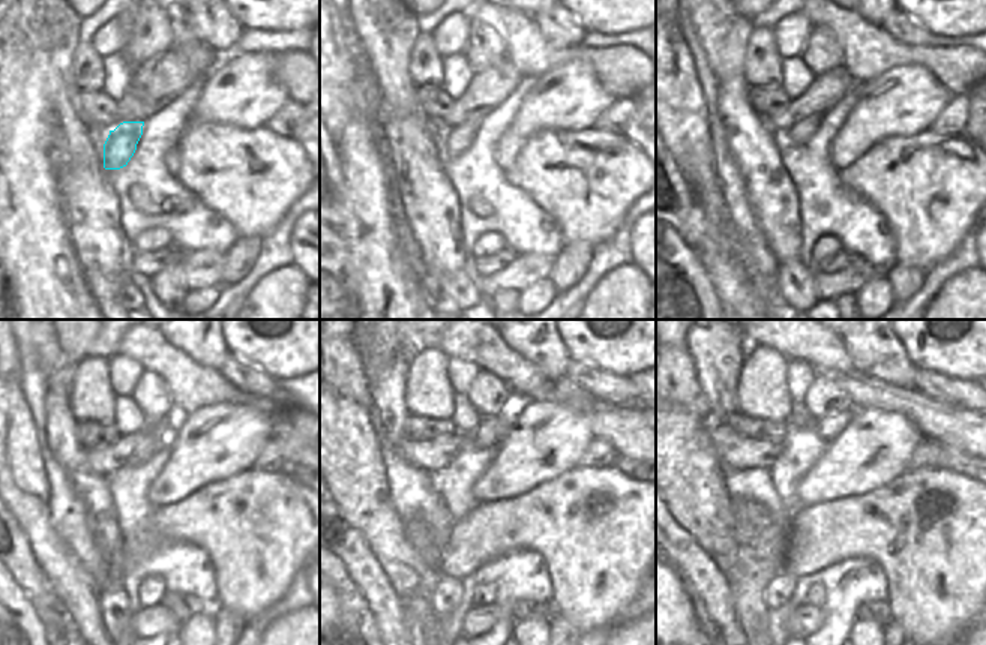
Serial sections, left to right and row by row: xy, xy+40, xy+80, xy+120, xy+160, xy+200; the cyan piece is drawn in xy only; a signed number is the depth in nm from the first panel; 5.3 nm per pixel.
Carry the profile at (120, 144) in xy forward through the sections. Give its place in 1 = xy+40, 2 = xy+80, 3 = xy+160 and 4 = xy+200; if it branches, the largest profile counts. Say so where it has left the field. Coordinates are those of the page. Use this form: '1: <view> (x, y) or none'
1: xy+40 (456, 141)
2: xy+80 (802, 131)
3: xy+160 (489, 432)
4: xy+200 (830, 428)

